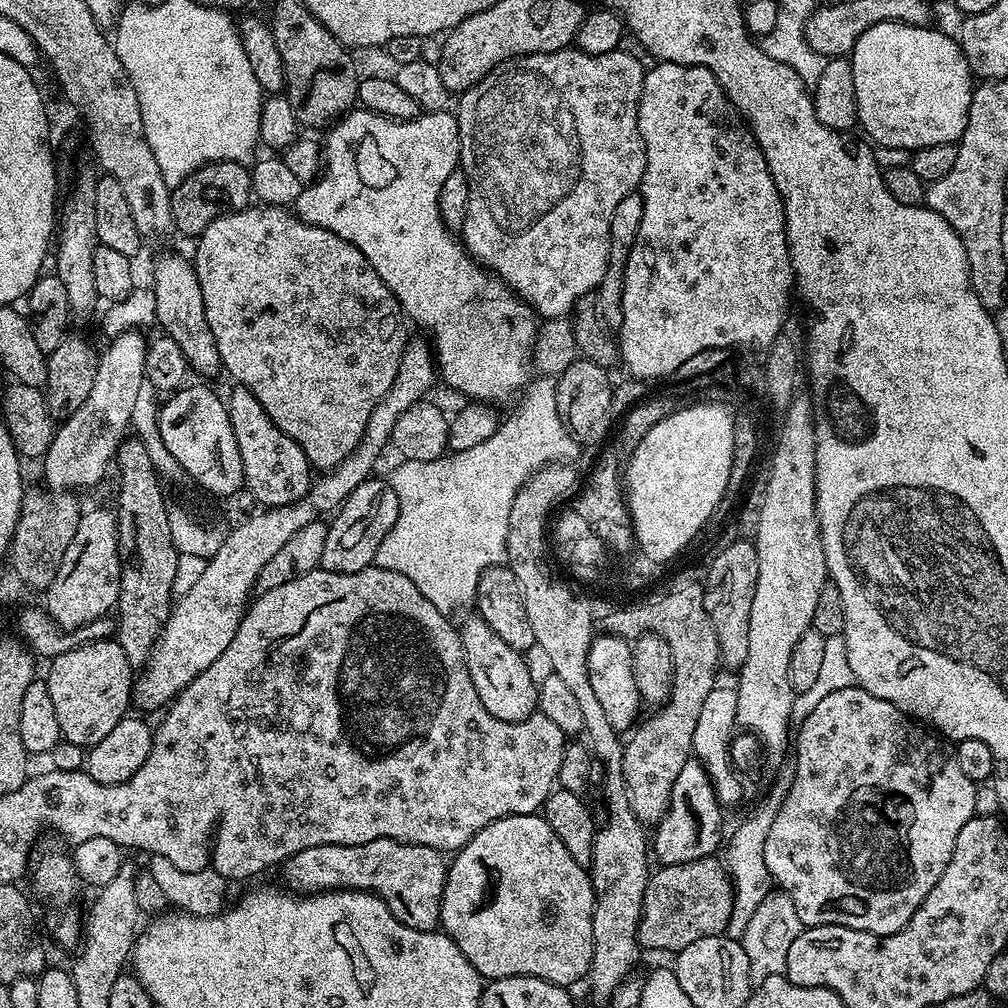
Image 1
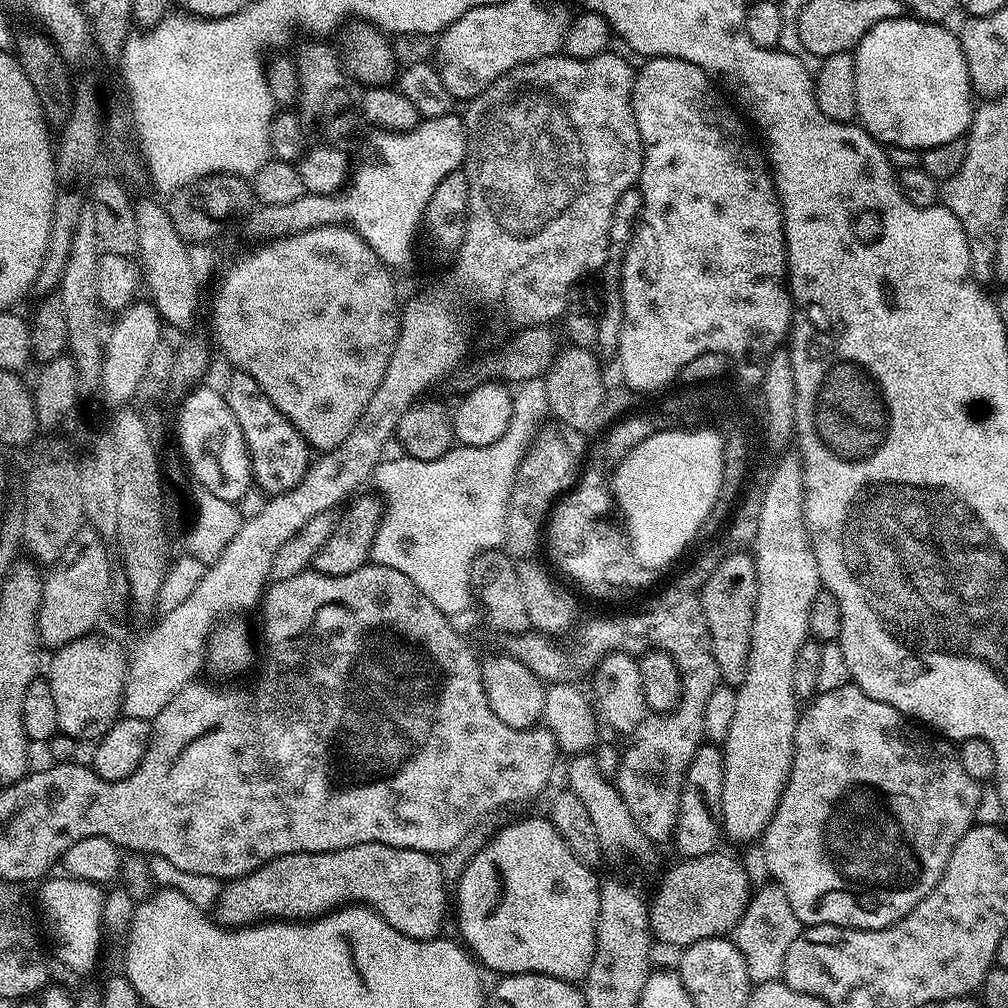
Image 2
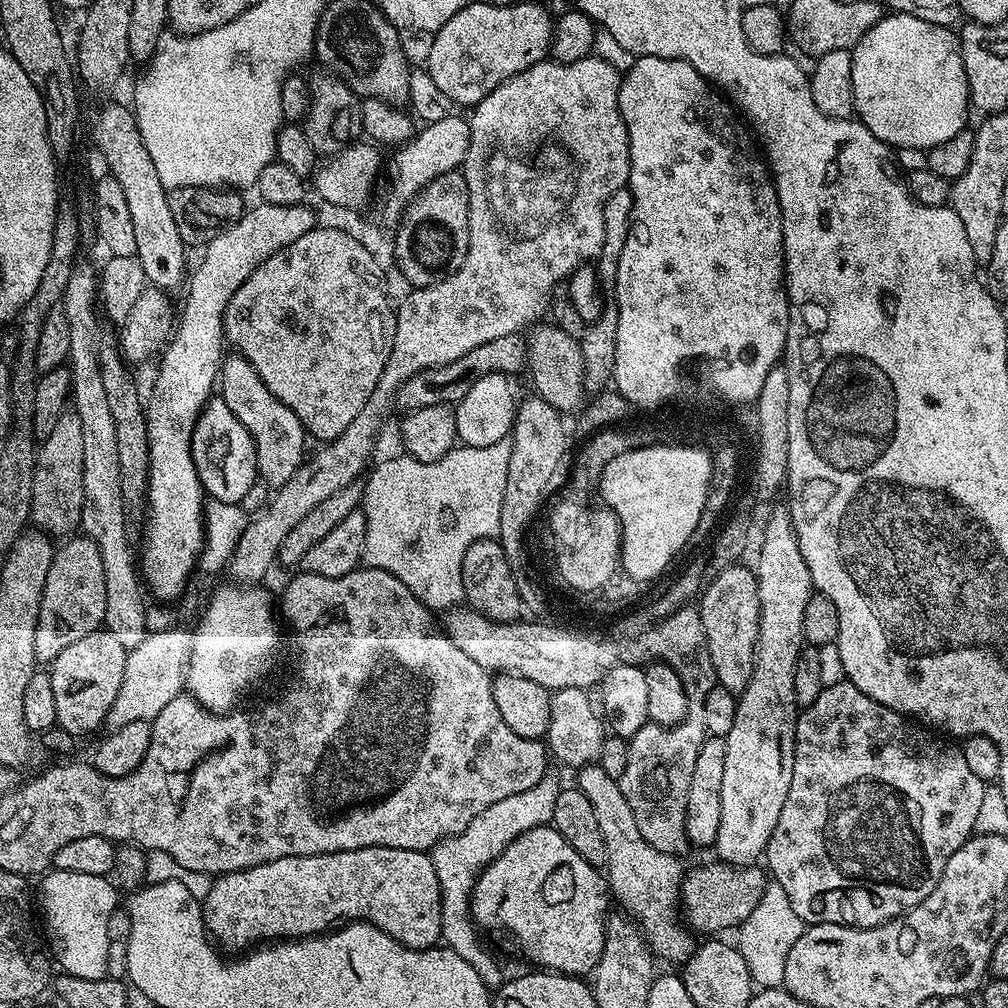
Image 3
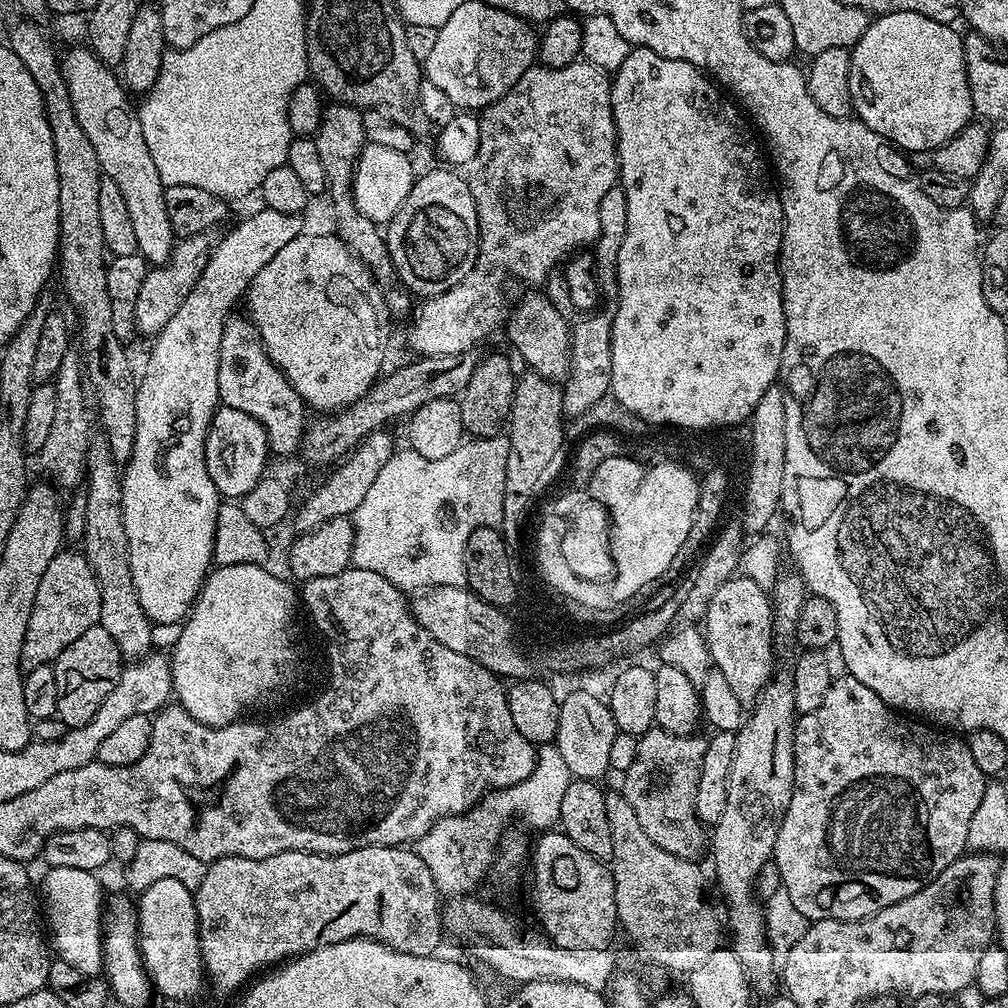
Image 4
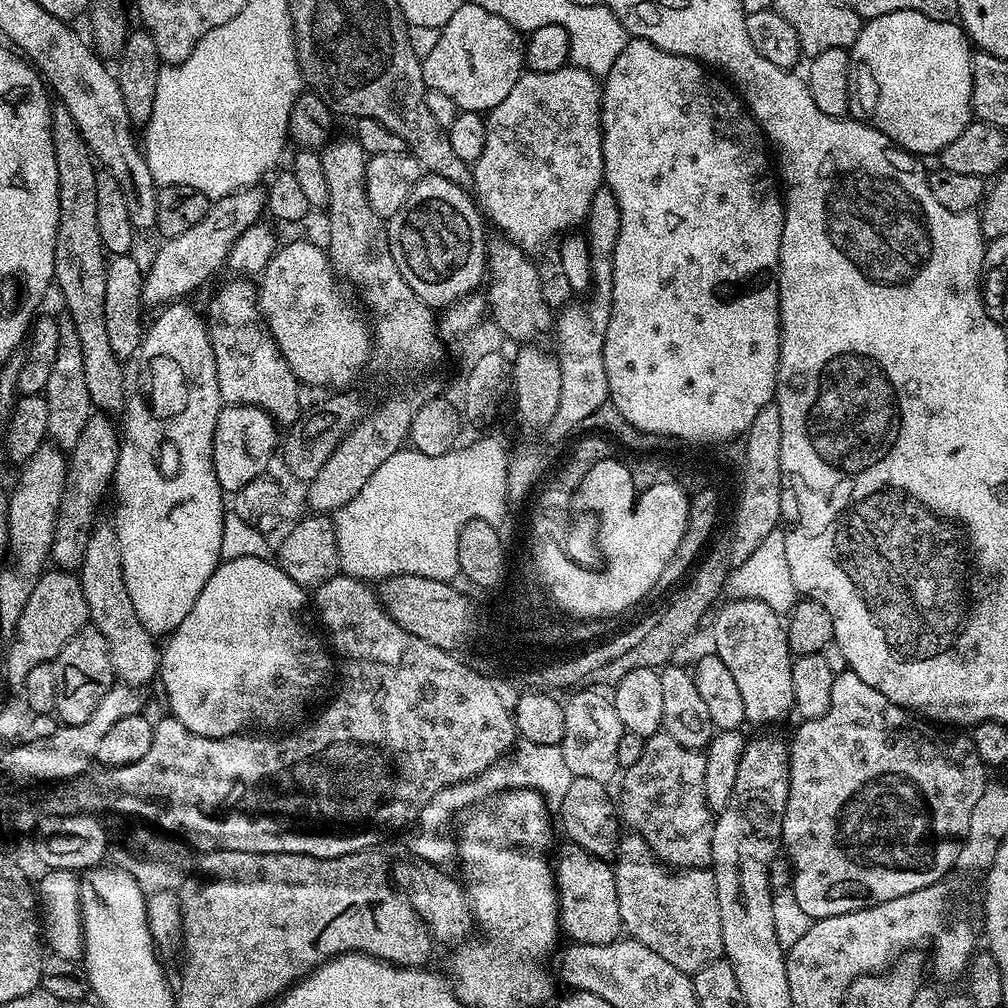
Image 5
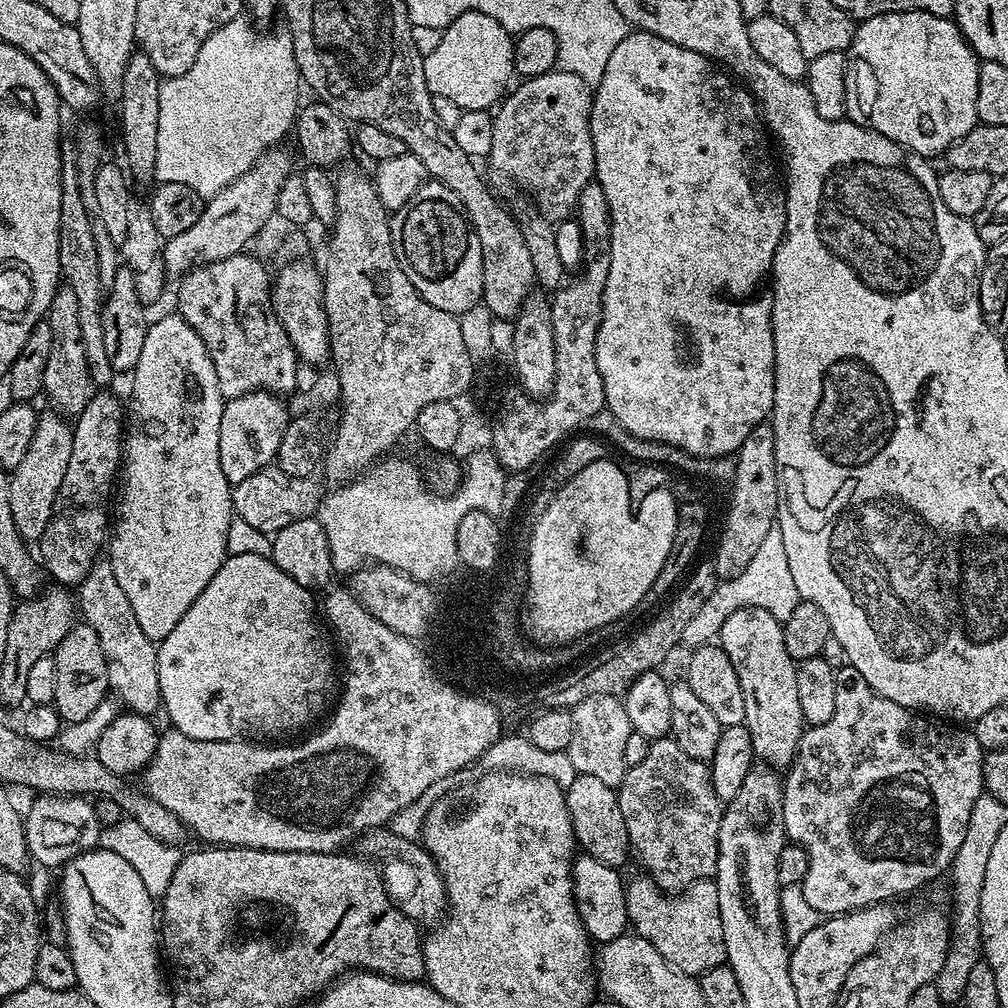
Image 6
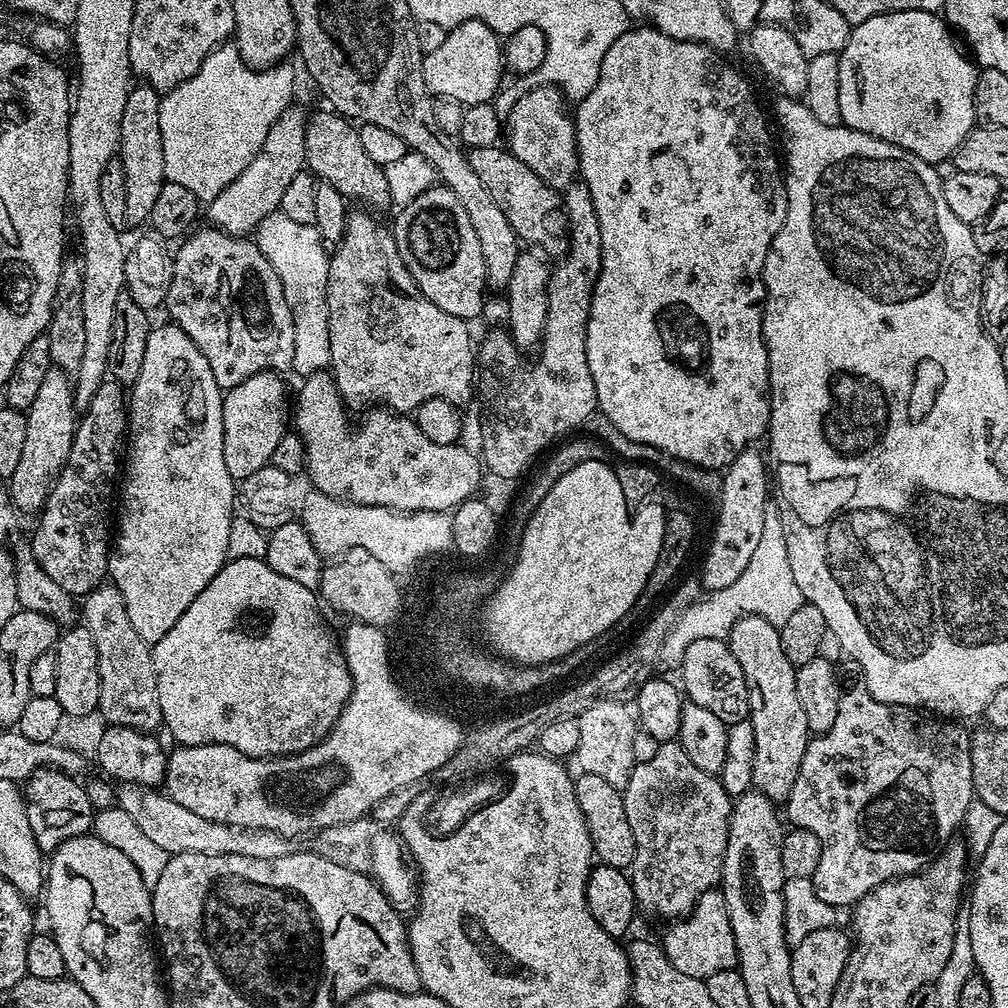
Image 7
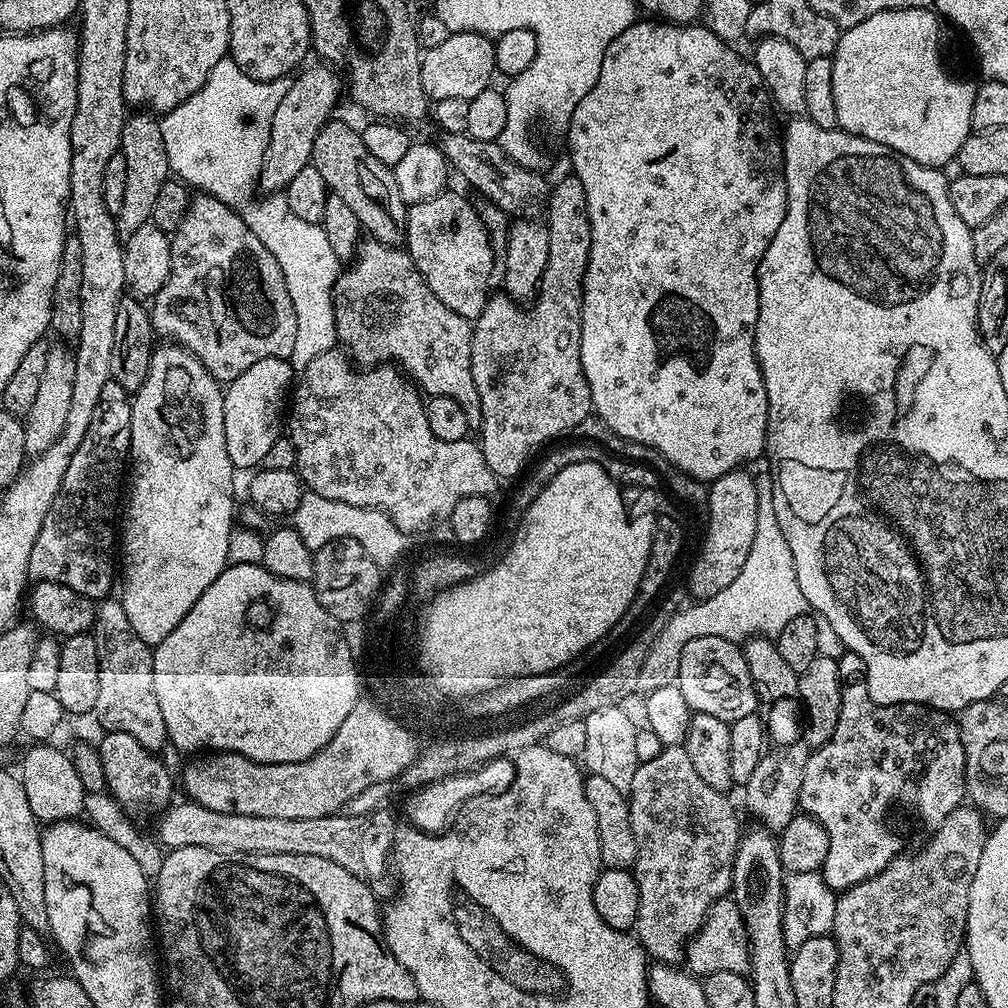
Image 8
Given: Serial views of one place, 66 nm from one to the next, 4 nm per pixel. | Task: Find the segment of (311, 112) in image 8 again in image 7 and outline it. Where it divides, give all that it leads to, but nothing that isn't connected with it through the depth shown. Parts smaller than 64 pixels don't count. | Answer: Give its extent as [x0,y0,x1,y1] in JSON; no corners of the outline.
[206,106,306,236]

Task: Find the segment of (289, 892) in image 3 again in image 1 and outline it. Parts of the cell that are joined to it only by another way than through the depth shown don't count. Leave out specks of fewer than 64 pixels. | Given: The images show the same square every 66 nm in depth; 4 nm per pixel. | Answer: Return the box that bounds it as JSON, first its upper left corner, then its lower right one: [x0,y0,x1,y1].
[282,838,448,931]

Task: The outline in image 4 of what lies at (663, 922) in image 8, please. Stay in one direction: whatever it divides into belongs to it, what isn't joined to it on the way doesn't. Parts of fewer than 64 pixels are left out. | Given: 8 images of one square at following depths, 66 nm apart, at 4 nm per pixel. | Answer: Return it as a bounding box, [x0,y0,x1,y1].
[622,726,707,861]

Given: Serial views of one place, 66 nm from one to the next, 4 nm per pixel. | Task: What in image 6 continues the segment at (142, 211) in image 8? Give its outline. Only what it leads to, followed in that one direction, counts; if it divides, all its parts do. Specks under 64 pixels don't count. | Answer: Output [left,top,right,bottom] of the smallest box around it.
[118,51,162,180]

